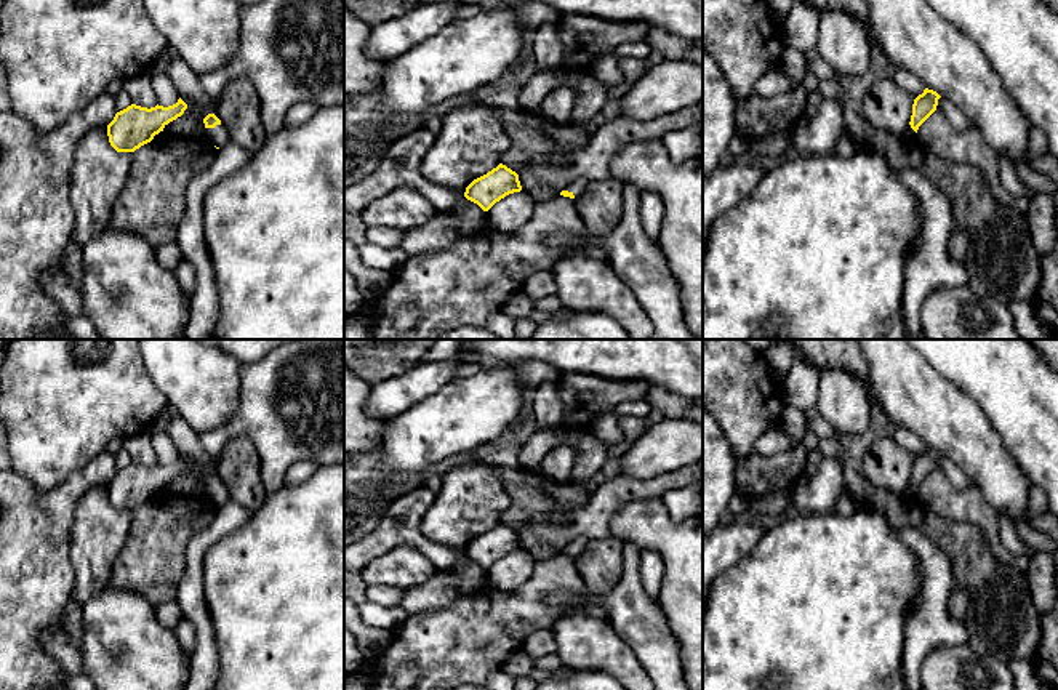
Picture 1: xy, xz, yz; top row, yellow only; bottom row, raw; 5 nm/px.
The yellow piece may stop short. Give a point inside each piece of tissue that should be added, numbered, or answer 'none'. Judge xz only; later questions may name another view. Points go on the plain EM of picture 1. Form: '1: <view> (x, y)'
1: xz (578, 545)

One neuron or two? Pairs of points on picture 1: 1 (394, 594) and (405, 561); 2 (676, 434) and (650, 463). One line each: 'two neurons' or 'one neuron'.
1: two neurons
2: one neuron

